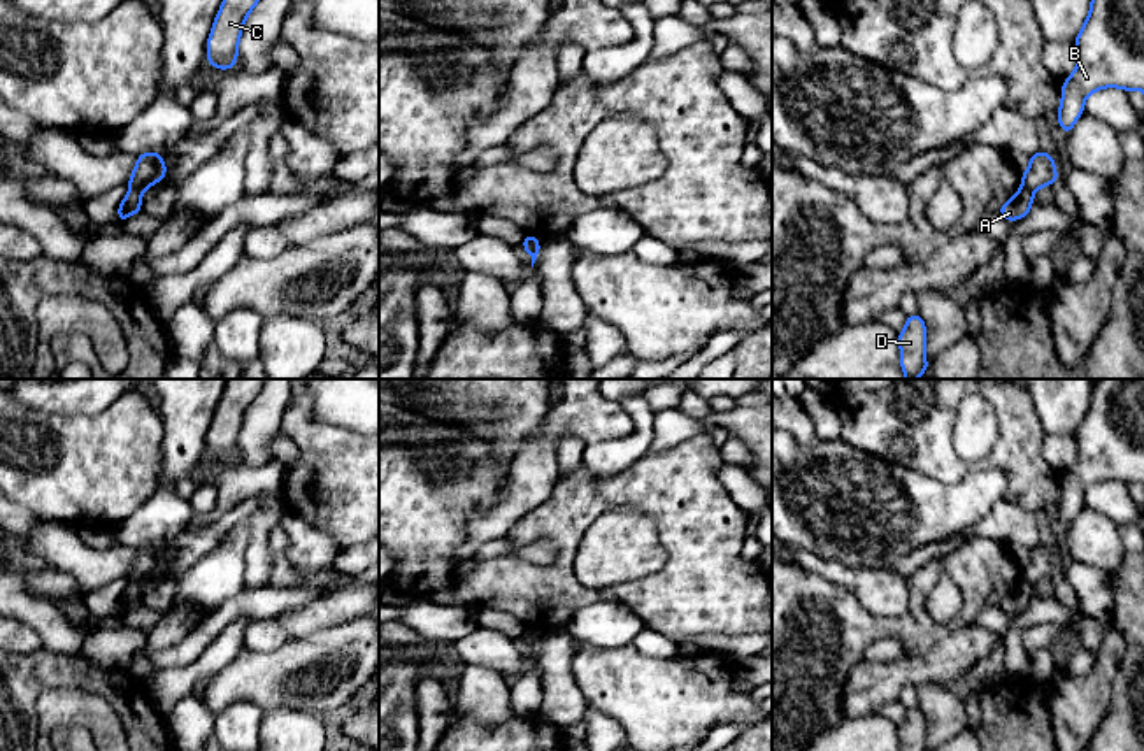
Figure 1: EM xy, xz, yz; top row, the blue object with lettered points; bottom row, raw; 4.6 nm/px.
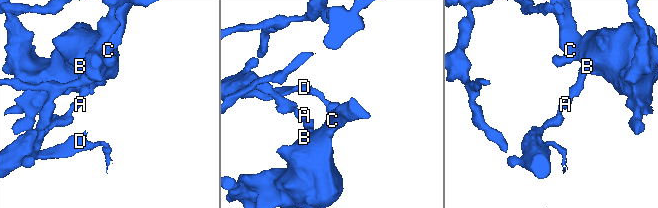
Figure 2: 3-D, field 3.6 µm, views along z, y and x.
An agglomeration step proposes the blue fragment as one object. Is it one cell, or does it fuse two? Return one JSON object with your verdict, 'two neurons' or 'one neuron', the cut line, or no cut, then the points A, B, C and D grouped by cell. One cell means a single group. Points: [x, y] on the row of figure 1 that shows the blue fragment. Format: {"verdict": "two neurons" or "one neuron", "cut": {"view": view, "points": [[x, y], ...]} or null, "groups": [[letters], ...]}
{"verdict": "two neurons", "cut": {"view": "xy", "points": [[130, 188], [141, 192]]}, "groups": [["A", "D"], ["B", "C"]]}

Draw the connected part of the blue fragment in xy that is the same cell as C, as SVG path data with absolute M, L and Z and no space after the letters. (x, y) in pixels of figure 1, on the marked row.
M223 0L205 44L209 67L232 70L237 63L239 40L246 18L258 2L260 0Z

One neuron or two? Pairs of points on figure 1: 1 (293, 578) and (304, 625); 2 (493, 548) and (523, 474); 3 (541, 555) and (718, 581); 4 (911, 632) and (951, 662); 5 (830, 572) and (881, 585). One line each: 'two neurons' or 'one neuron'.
1: one neuron
2: two neurons
3: two neurons
4: two neurons
5: one neuron

